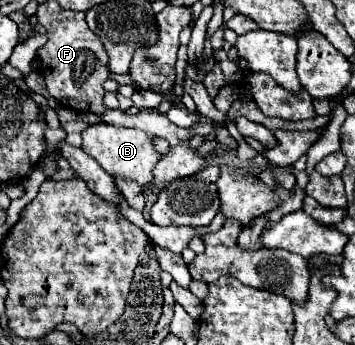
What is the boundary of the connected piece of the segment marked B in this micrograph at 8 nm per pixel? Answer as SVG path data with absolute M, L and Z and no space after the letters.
M94 124L82 132L82 150L92 156L104 170L108 170L108 174L116 178L134 180L144 186L152 180L152 170L160 158L160 154L152 146L152 140L154 136L142 130L118 128L112 124Z

